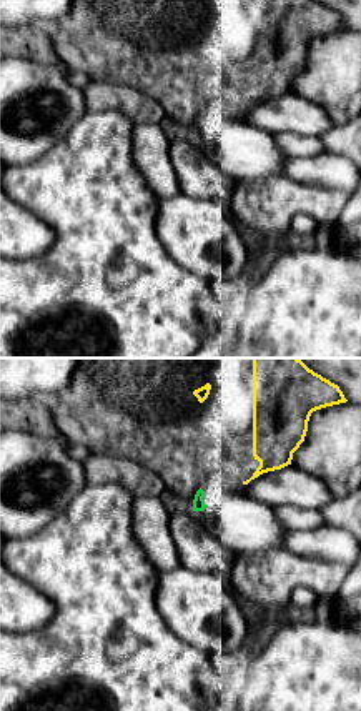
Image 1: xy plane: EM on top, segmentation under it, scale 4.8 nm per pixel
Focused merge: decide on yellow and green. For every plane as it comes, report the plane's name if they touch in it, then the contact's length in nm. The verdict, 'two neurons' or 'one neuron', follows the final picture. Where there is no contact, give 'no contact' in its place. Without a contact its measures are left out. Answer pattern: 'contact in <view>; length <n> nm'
no contact

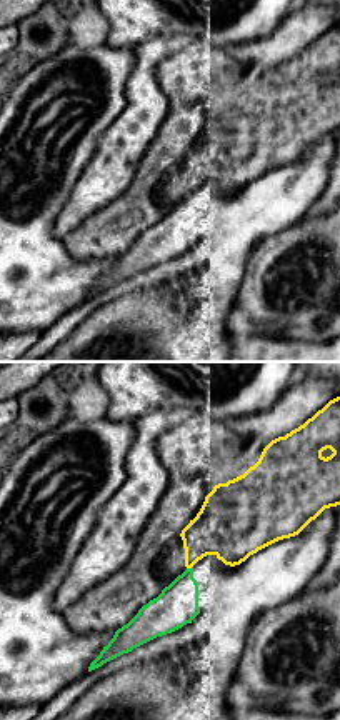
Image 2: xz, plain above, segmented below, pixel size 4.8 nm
contact in xz; length 40 nm

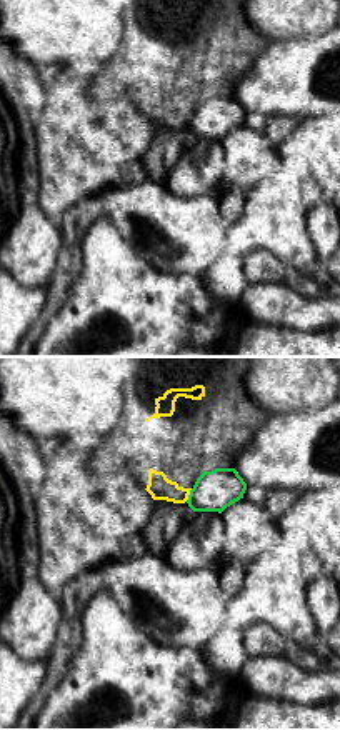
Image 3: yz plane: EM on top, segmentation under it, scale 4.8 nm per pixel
contact in yz; length 70 nm

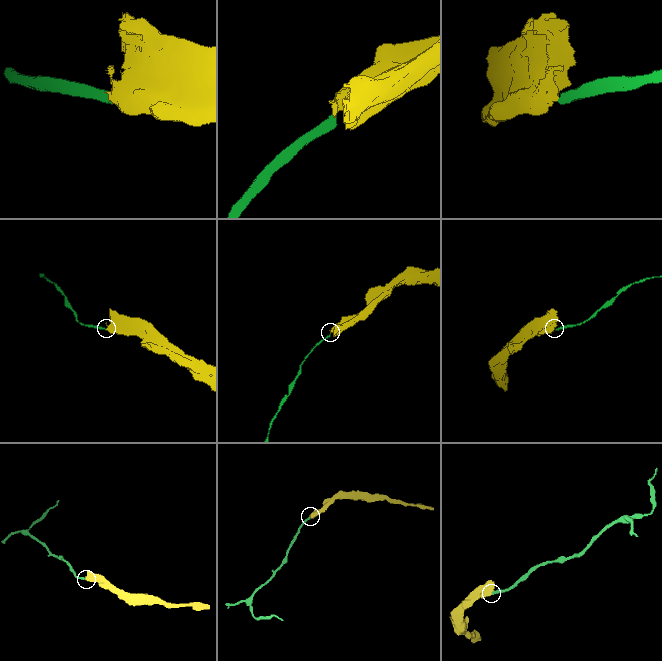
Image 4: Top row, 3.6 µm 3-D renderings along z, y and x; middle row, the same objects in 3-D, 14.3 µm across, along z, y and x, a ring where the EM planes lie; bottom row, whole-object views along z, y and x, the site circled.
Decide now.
two neurons

